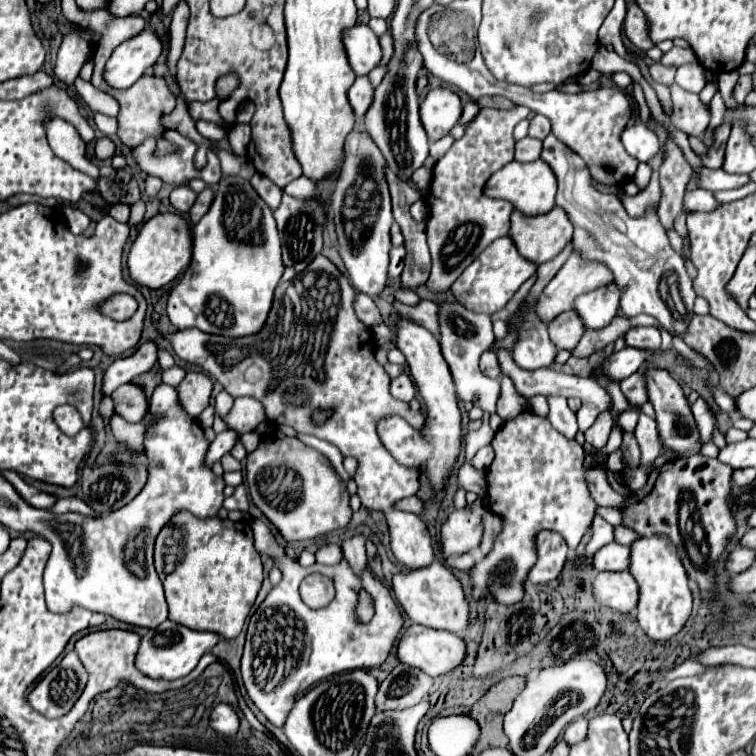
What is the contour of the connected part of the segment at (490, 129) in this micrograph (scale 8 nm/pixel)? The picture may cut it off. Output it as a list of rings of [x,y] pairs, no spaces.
[[[512,106],[508,110],[482,108],[476,120],[468,126],[466,134],[452,144],[448,154],[434,166],[434,178],[428,194],[430,218],[426,224],[428,248],[432,256],[432,274],[428,288],[432,292],[448,290],[454,280],[478,258],[478,254],[496,238],[506,236],[510,230],[510,214],[514,206],[504,200],[488,198],[484,186],[488,178],[514,160],[514,126],[528,118],[530,108]]]

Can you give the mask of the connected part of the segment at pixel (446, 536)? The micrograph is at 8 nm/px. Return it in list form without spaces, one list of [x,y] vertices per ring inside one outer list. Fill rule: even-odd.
[[[452,512],[442,528],[442,554],[466,554],[480,546],[484,528],[468,528],[468,518],[460,512]]]

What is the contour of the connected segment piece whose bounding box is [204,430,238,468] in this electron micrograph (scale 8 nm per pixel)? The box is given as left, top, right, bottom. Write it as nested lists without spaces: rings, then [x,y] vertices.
[[[234,430],[220,432],[220,434],[216,436],[216,440],[214,440],[214,442],[210,444],[210,448],[208,448],[208,454],[206,454],[206,458],[204,458],[204,466],[212,468],[214,462],[218,462],[226,452],[232,450],[236,438],[238,438],[238,434],[236,434]]]

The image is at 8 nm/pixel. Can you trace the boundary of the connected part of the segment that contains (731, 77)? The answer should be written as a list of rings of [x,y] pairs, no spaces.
[[[724,72],[722,76],[718,76],[718,88],[720,88],[720,94],[722,94],[722,98],[724,98],[724,102],[726,102],[728,106],[736,106],[736,102],[730,98],[736,80],[738,80],[738,72]]]

